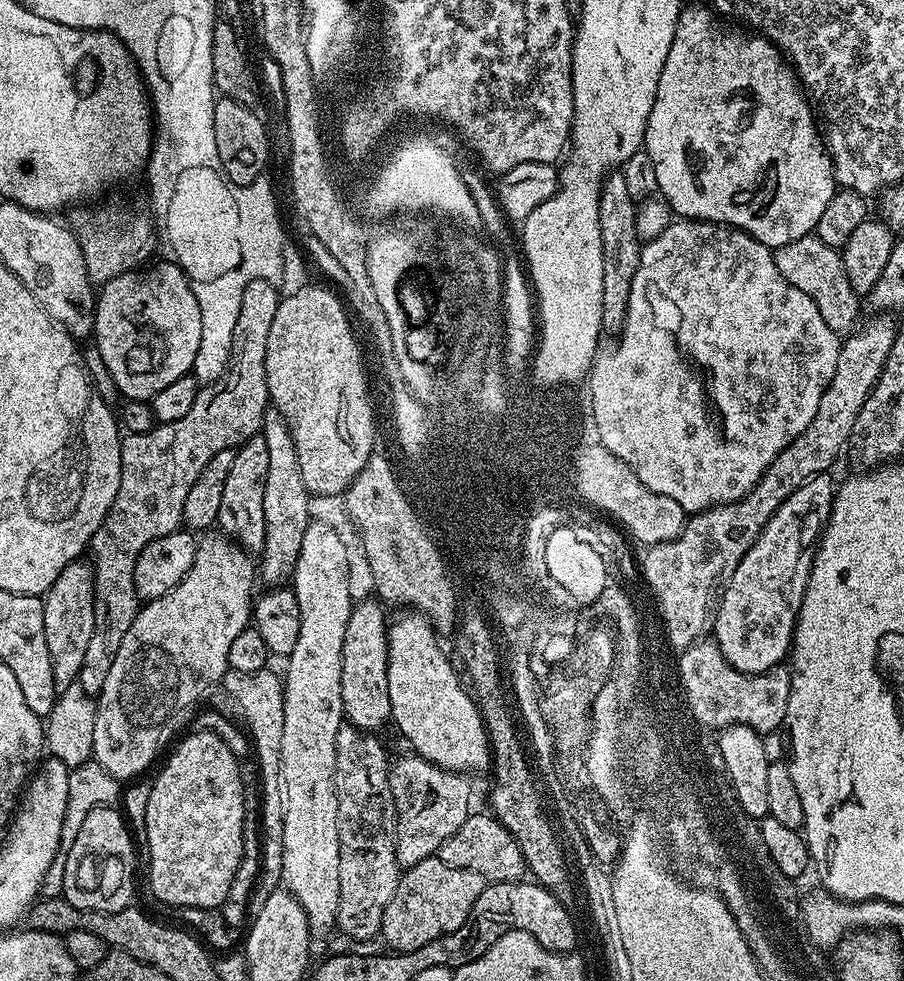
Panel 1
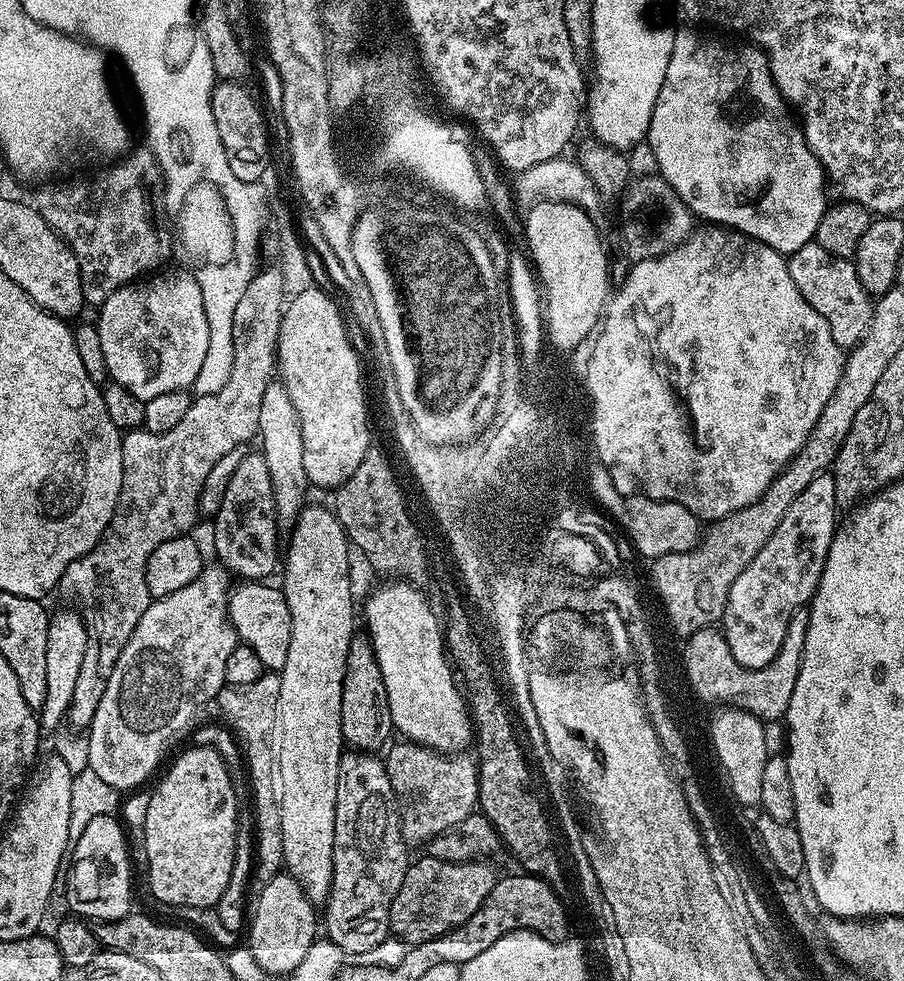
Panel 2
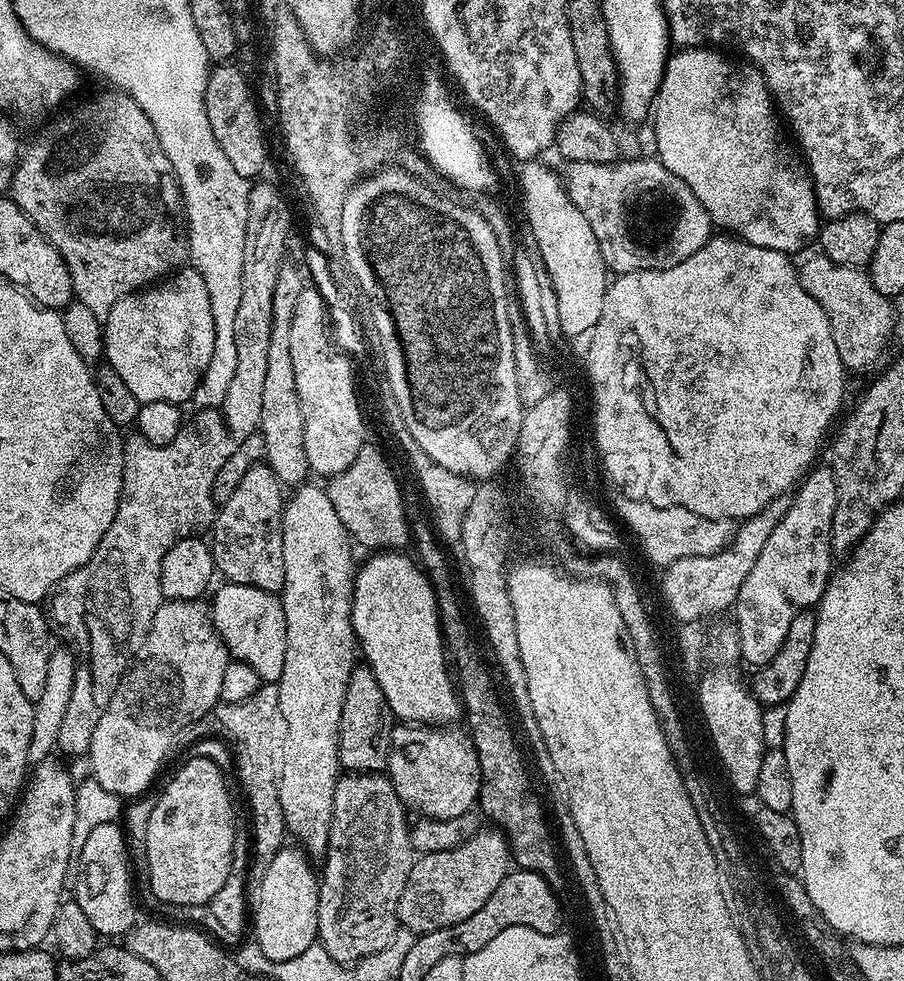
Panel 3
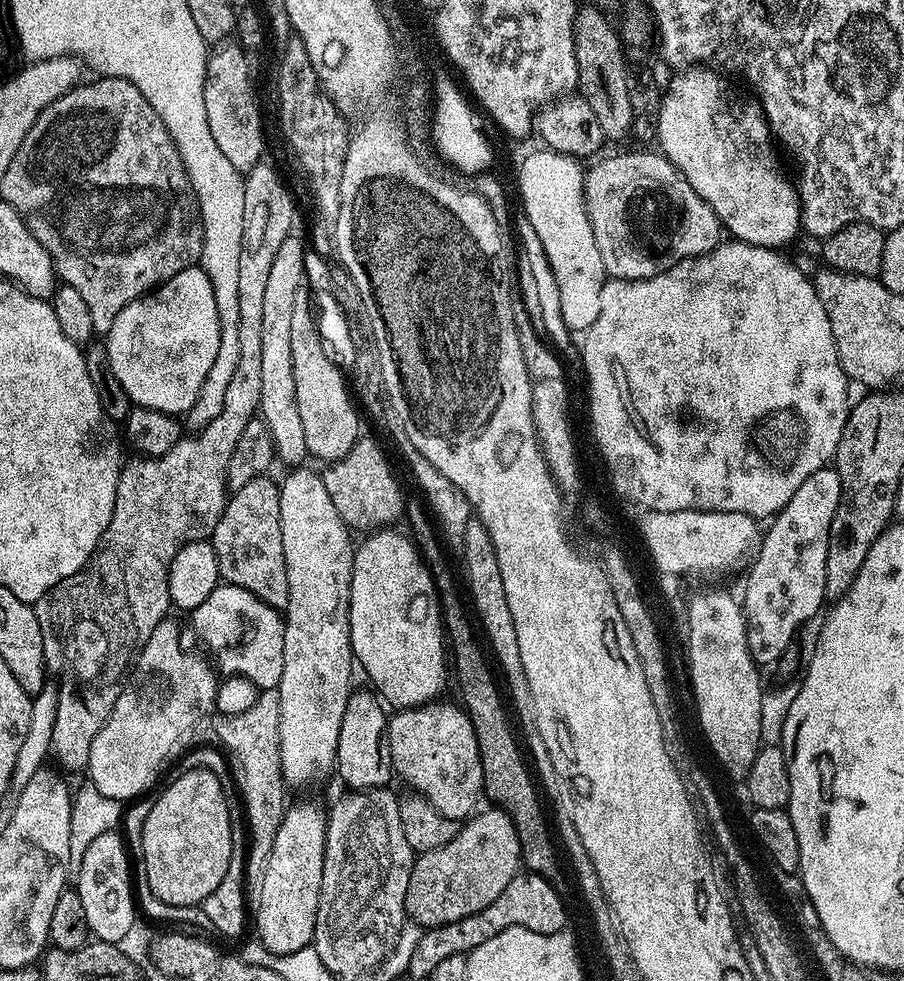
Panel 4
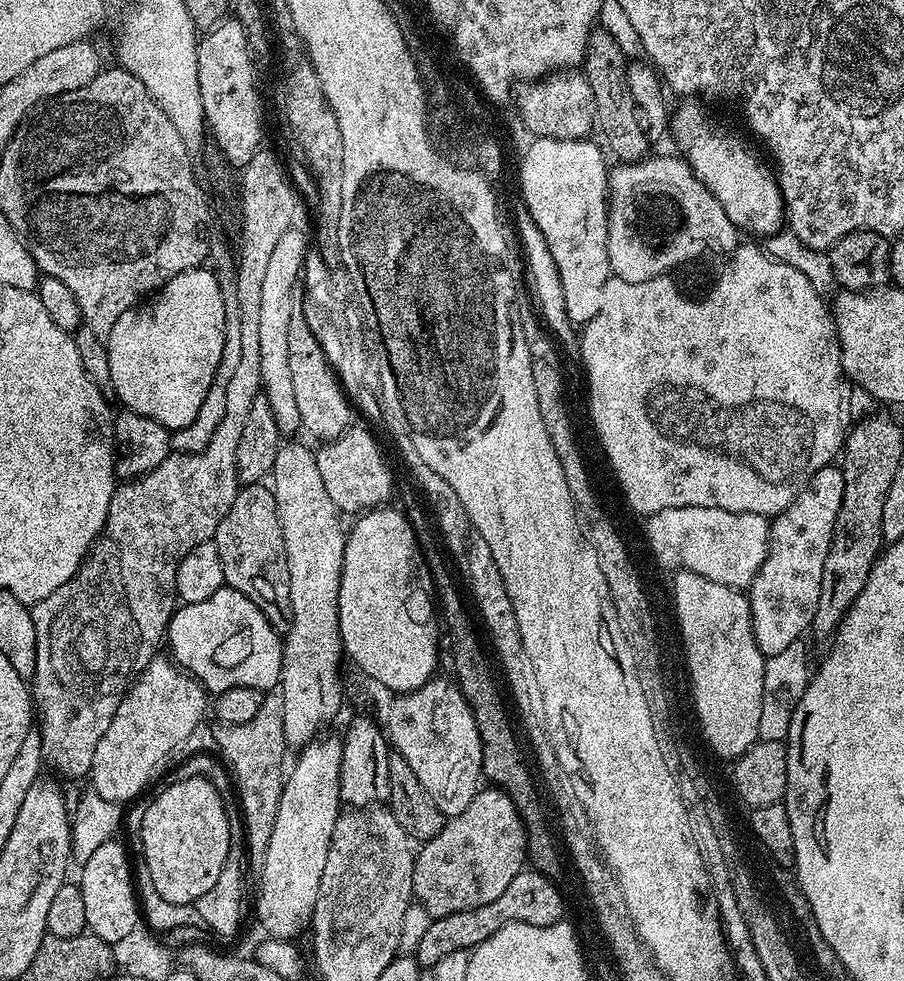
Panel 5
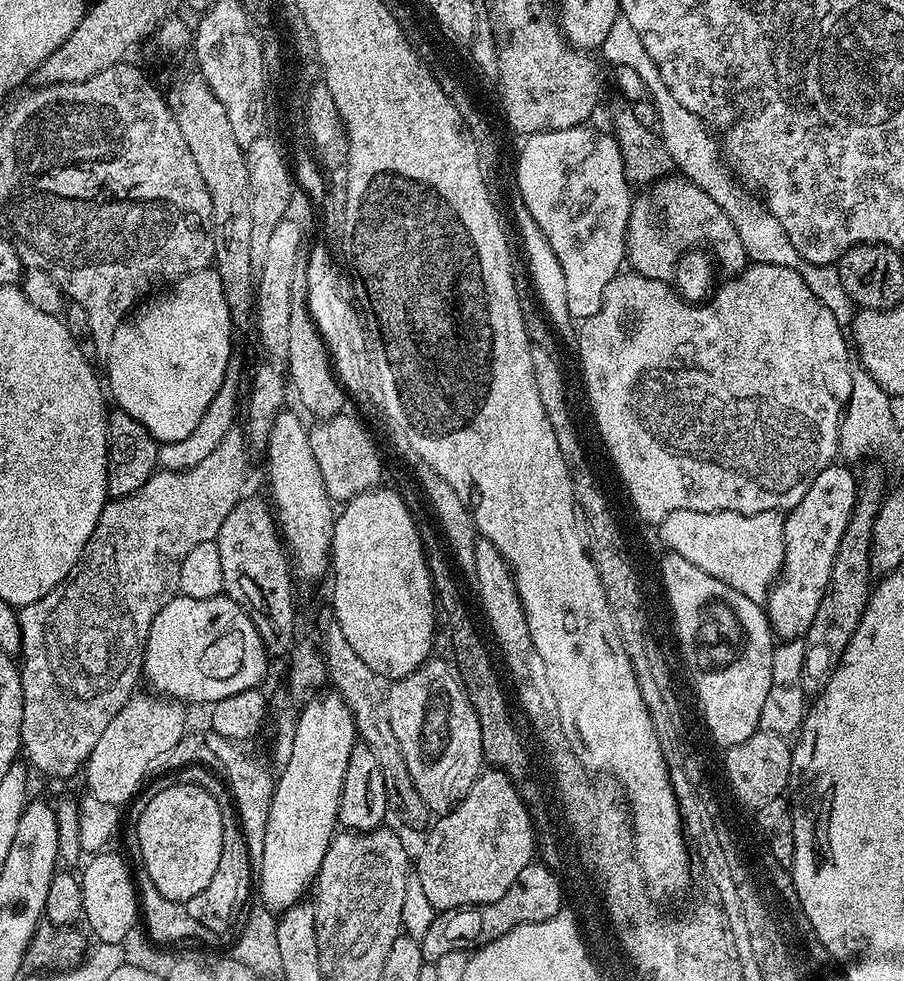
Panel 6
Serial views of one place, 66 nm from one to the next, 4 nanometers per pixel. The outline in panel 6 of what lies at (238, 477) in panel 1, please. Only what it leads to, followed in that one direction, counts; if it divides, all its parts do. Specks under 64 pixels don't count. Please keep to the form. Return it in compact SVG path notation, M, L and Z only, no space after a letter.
M241 498L234 510L226 514L226 522L222 522L222 530L215 538L222 562L223 595L248 609L248 617L264 640L269 657L281 658L292 635L293 607L297 603L292 597L290 556L269 501L248 499Z

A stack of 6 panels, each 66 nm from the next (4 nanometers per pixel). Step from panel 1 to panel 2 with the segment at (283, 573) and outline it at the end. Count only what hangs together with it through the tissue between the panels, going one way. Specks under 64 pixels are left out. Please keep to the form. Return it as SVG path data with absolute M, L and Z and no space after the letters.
M273 382L266 386L266 394L262 394L262 406L258 409L258 426L258 448L264 453L266 467L270 469L276 523L281 529L288 530L306 506L307 500L304 499L308 496L310 485L302 459L302 426L298 422L294 402L290 402L290 394L286 394L283 384Z

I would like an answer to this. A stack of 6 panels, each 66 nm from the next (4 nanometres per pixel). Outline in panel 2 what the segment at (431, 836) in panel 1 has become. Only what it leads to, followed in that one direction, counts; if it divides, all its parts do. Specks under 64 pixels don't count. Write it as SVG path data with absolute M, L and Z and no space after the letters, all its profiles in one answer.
M399 743L387 749L388 756L383 757L384 769L398 801L400 833L405 844L424 846L442 834L442 830L461 824L477 811L480 799L478 764L468 754L445 754L420 744Z

